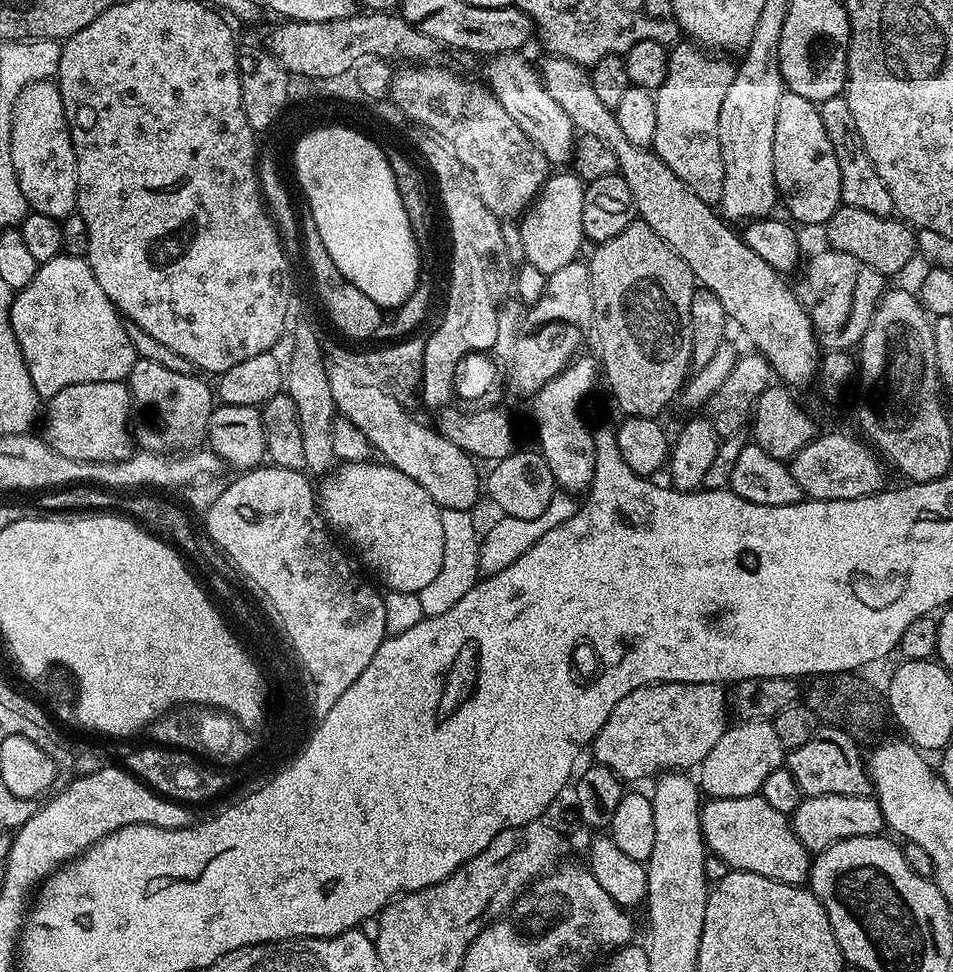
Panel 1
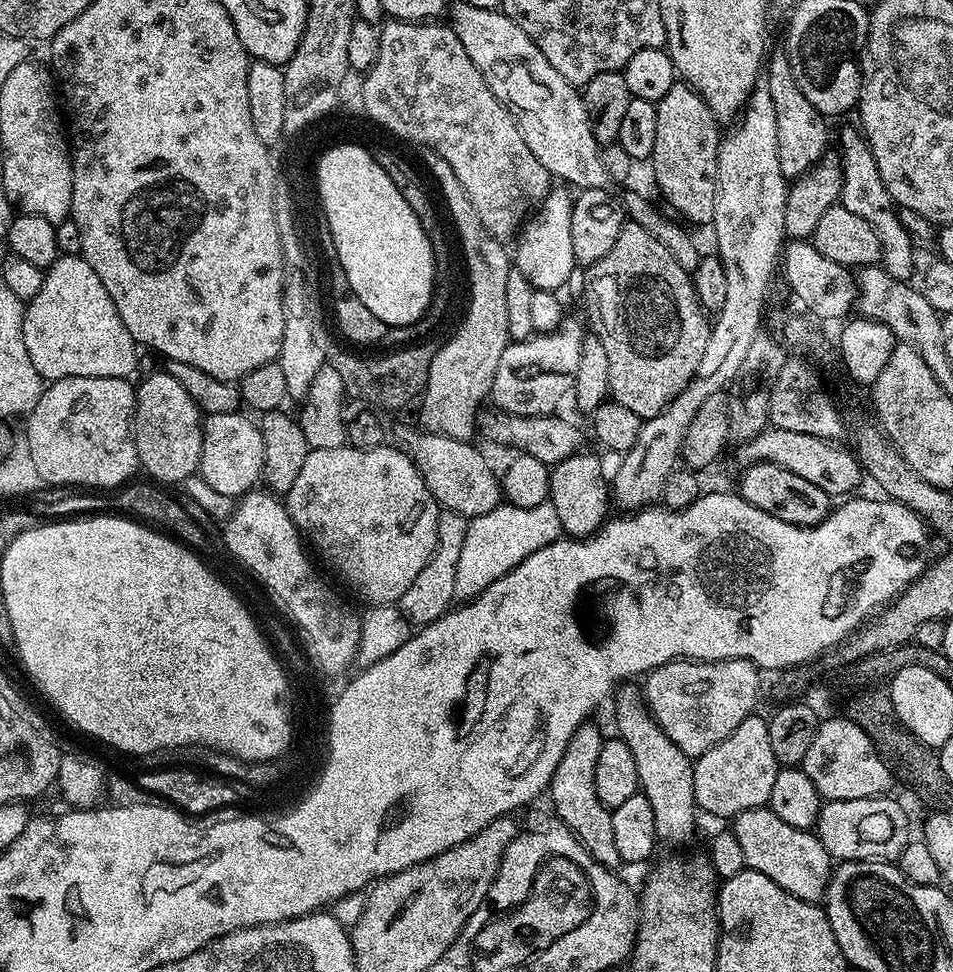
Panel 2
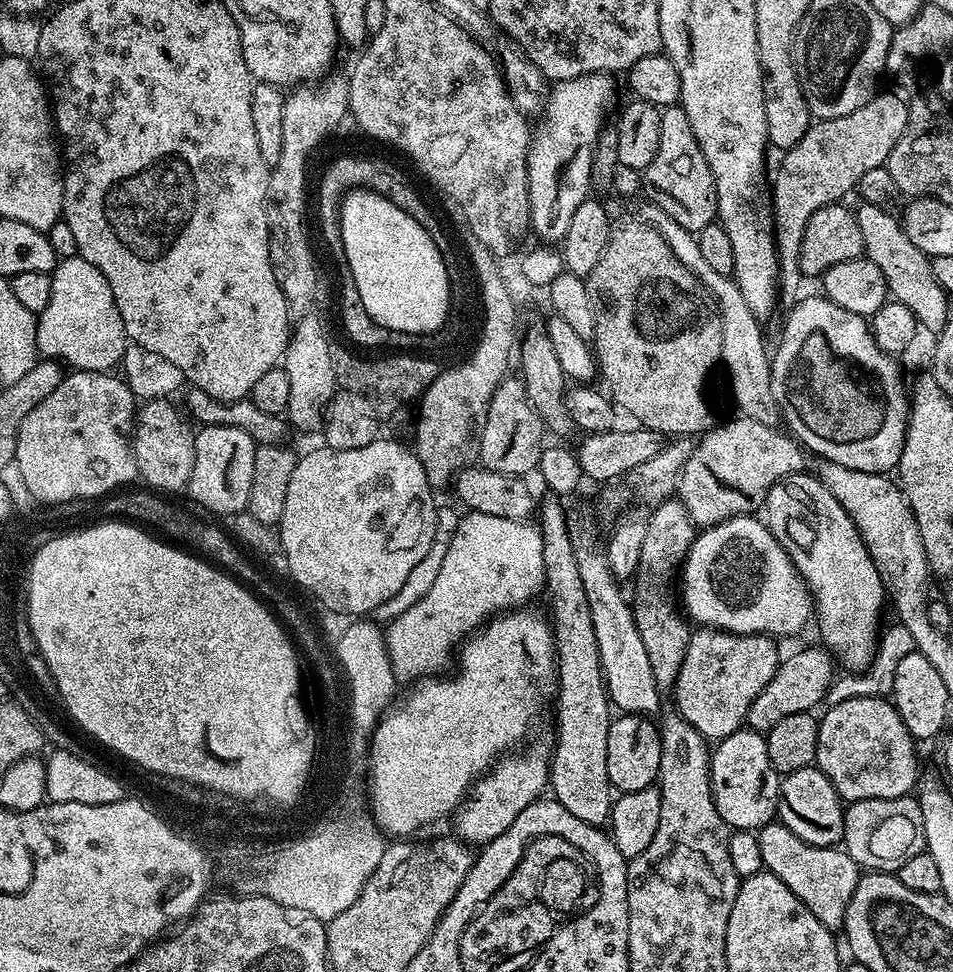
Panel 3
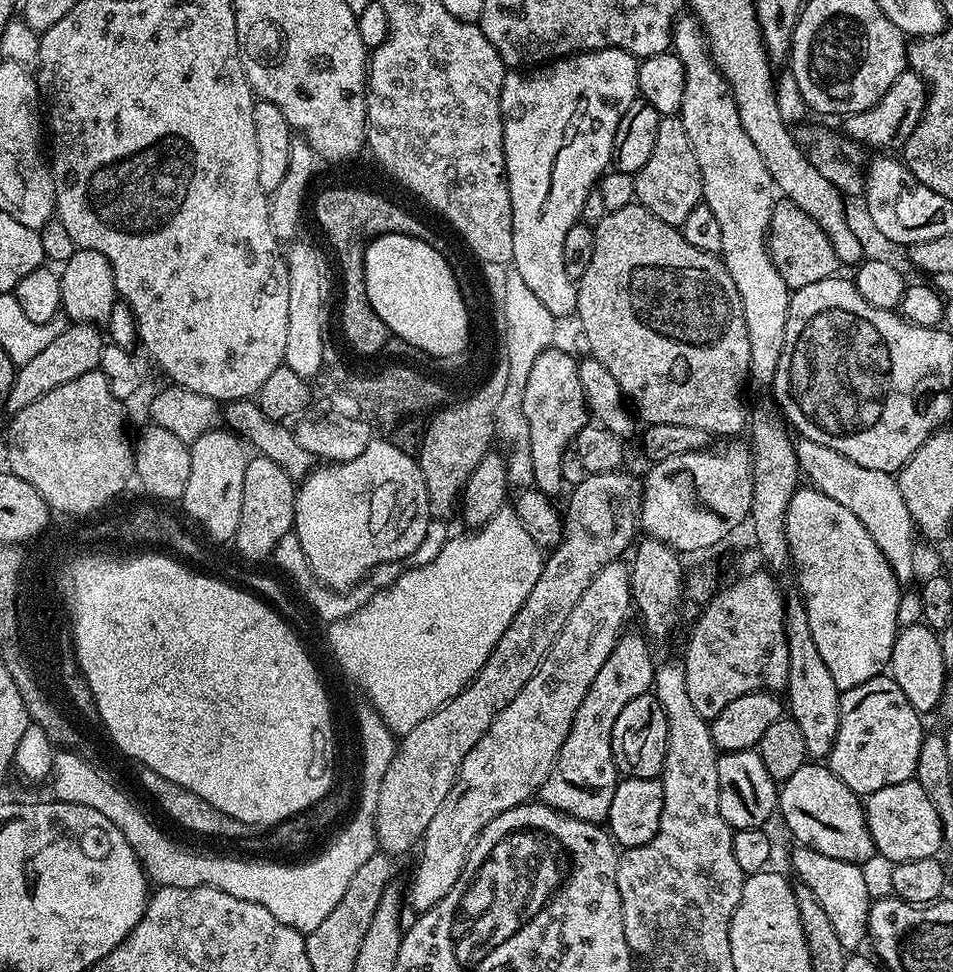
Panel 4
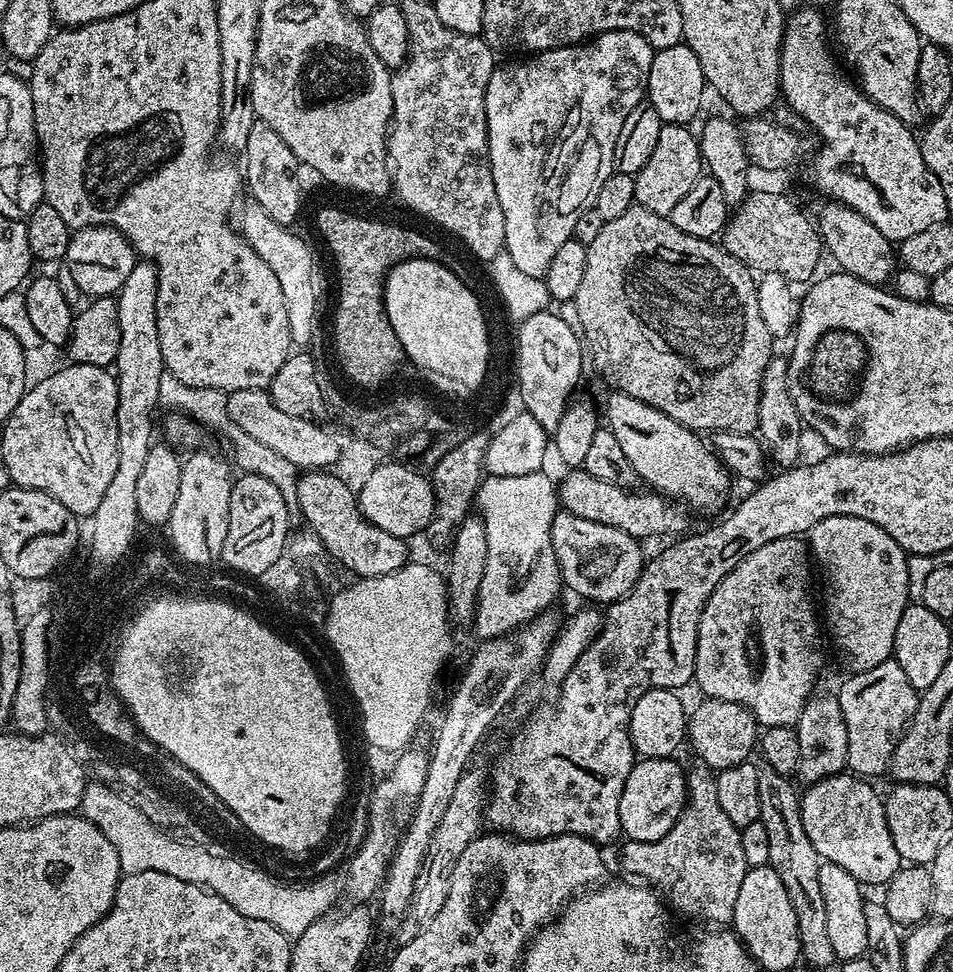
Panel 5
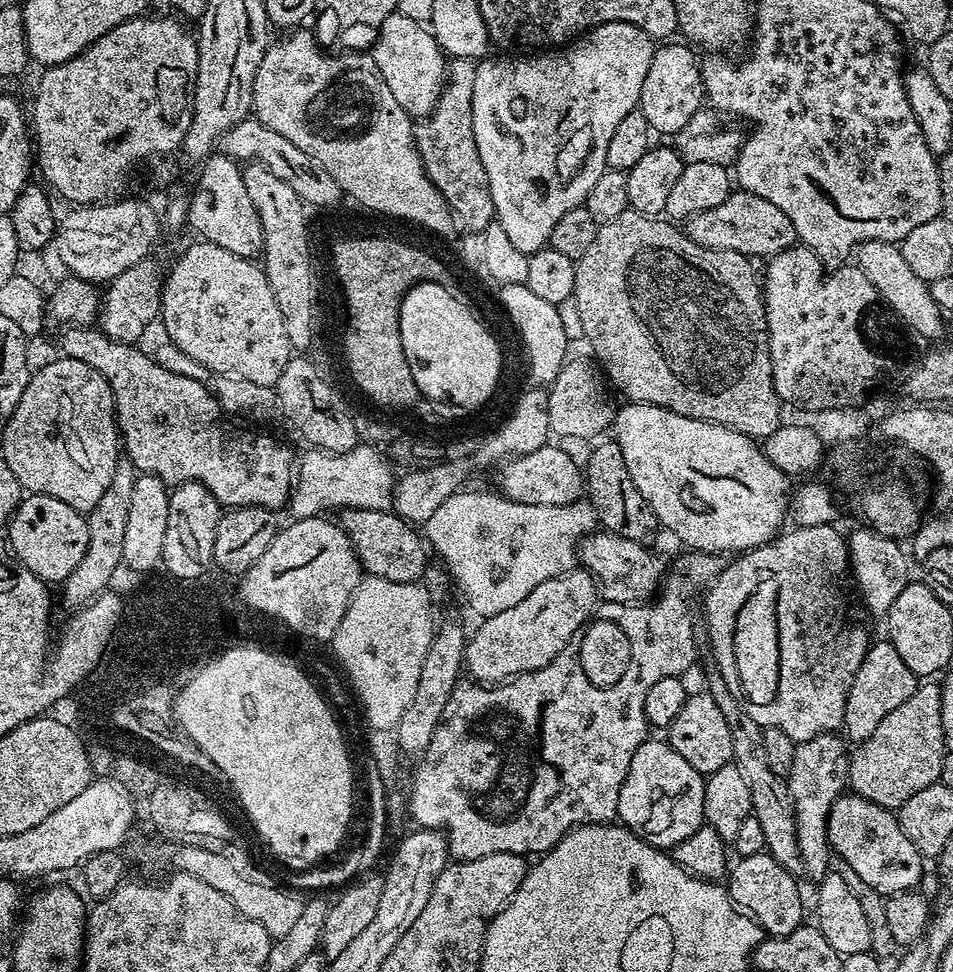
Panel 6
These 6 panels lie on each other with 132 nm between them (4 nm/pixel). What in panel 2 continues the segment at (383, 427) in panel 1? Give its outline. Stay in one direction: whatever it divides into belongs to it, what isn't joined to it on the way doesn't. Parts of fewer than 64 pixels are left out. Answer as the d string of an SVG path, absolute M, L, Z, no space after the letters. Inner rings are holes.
M420 434L416 445L410 448L416 469L422 474L437 505L467 518L486 514L502 502L501 477L492 473L487 458L474 445L467 440Z

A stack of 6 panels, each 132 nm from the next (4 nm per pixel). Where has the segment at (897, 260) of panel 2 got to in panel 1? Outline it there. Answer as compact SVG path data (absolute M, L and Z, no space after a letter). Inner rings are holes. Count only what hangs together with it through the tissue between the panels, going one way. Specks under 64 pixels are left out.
M841 94L823 101L819 110L822 114L822 126L826 126L826 135L830 137L830 146L834 146L838 170L842 174L841 201L850 208L870 210L870 214L892 216L894 209L890 190L886 190L886 182L878 178L878 170L874 170L874 162L870 162L866 154L864 143L858 134L858 126L854 126L854 114L850 110L847 95Z

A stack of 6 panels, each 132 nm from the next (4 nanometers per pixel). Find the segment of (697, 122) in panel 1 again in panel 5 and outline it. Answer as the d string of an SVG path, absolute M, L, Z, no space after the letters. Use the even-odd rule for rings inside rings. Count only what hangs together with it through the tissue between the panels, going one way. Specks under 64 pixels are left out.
M661 123L658 130L658 143L650 153L646 166L637 172L636 204L650 210L659 216L671 217L674 206L686 198L686 193L698 182L702 175L702 161L700 158L700 141L691 127L682 124Z

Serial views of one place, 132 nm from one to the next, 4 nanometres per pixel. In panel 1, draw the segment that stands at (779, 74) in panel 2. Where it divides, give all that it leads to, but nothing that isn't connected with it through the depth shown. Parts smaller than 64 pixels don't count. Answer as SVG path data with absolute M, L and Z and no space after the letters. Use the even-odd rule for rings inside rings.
M785 90L778 101L778 119L774 122L774 182L782 208L789 212L791 219L799 224L823 224L842 207L842 174L838 170L838 158L834 155L834 146L830 146L830 137L826 135L826 126L822 126L822 114L817 101L802 98Z

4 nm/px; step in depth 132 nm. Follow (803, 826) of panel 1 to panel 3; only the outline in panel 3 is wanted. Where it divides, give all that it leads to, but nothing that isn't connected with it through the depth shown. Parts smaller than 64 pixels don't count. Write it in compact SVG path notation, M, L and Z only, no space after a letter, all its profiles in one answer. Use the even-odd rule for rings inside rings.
M915 795L851 801L844 810L842 847L861 869L895 873L902 862L925 851L922 810Z

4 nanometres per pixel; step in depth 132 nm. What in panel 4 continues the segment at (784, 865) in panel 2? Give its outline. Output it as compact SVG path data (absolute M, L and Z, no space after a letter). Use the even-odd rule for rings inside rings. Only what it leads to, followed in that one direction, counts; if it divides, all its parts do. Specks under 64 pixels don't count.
M796 846L792 852L792 868L796 871L796 880L814 890L814 898L822 902L826 918L838 934L845 950L856 950L860 943L868 940L868 912L872 909L873 893L868 893L868 880L864 877L864 868L851 864L842 858L830 858L827 854L818 854L818 850Z

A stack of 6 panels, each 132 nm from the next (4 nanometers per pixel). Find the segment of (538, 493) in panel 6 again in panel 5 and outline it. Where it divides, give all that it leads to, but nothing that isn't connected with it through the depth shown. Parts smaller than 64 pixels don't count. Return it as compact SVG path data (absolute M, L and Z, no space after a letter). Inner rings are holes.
M572 470L567 475L569 476L558 484L558 504L563 511L578 518L586 518L590 522L602 522L602 526L614 526L637 538L668 535L671 537L673 534L684 534L689 531L689 513L679 503L661 496L655 490L627 492L624 489L627 487L610 480L594 478L583 470Z

